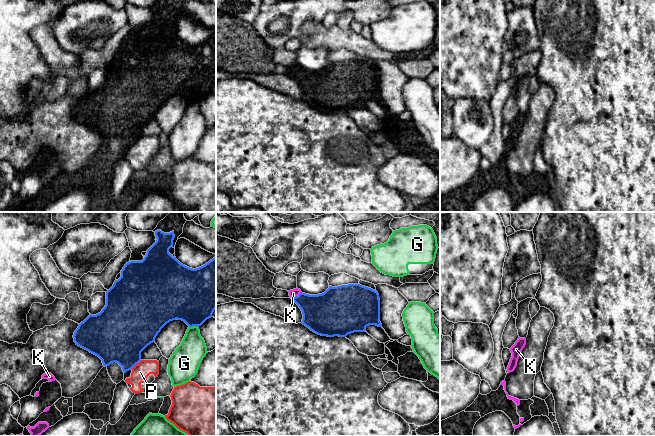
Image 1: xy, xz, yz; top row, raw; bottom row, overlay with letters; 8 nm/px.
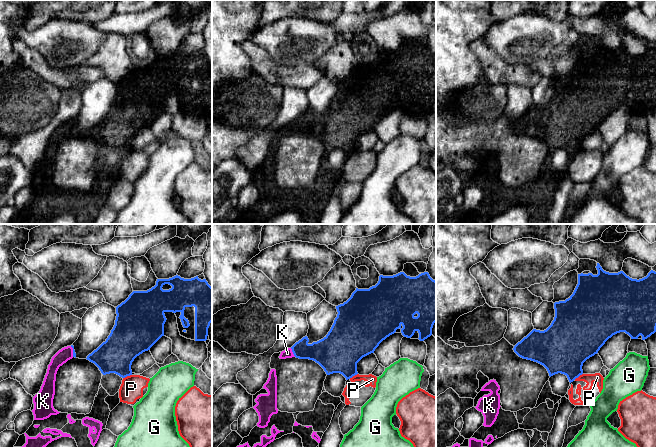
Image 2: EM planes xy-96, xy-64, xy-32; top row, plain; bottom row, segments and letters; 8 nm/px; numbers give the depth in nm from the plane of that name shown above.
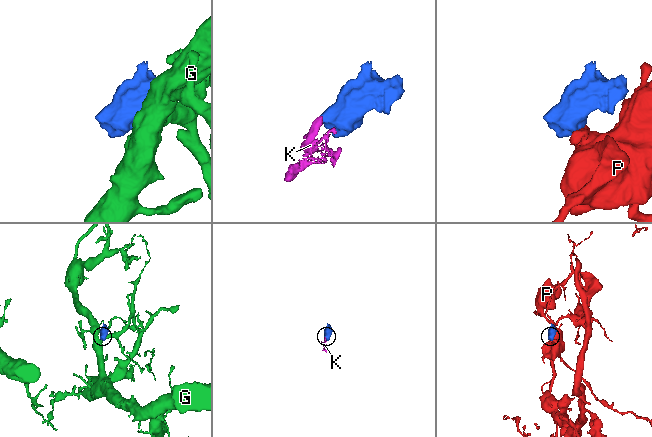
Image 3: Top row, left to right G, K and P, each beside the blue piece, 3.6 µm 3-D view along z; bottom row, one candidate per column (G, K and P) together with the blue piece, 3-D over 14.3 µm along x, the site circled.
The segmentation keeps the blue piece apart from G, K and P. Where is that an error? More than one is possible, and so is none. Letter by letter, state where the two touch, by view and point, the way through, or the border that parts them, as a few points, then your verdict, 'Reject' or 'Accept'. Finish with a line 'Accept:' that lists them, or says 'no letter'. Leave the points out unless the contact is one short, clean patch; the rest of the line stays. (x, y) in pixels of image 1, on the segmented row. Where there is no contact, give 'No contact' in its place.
G: Touches blue at xy (193, 325). Reject
K: Touches blue at xz (296, 296). Path across: xz (322, 313), (296, 296), (293, 293). Accept
P: Touches blue at xy (136, 363). Boundary: xy (141, 360), (131, 368). Reject
Accept: K

